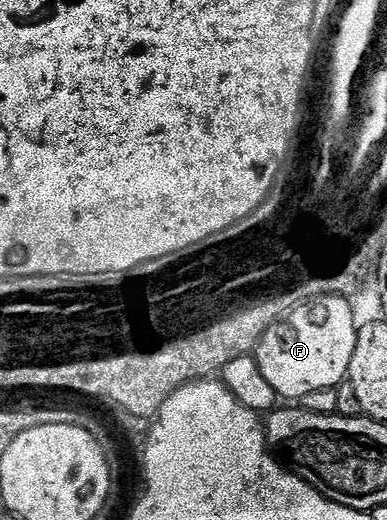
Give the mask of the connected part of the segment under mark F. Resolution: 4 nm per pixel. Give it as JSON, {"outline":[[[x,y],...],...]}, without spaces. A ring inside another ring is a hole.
{"outline":[[[319,297],[277,321],[264,334],[256,356],[260,372],[279,398],[301,399],[304,395],[312,395],[312,391],[337,389],[347,380],[346,372],[352,363],[352,351],[356,351],[359,327],[350,305],[353,304],[344,297]]]}

